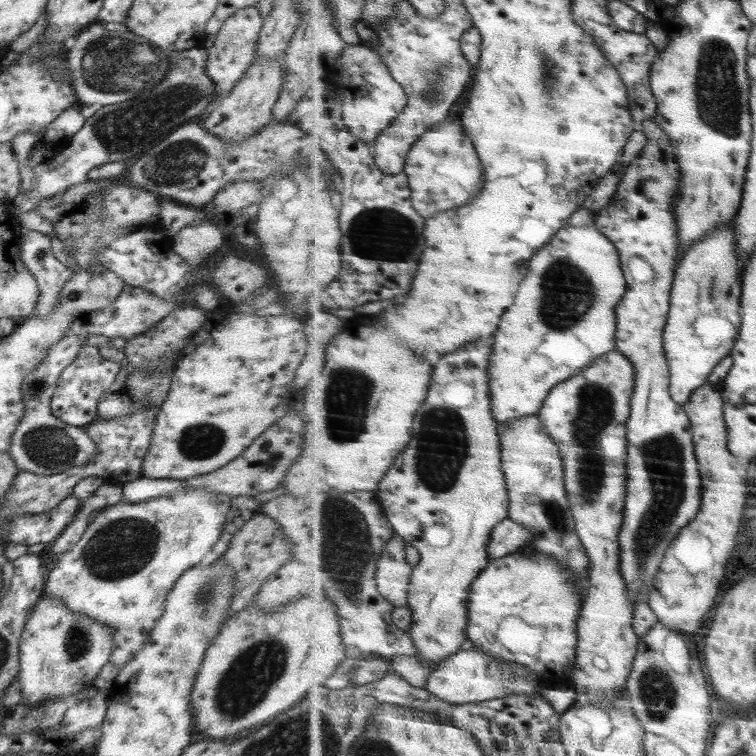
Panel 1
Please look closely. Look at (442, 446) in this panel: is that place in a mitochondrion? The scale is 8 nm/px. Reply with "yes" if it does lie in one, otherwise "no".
yes

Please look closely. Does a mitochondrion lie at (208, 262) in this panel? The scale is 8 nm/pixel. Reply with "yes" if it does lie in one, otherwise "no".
no

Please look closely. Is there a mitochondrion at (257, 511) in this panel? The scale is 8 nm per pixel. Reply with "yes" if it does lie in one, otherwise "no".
no

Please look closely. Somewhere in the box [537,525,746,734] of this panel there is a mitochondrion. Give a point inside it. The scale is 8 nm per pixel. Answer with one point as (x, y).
(657, 692)

